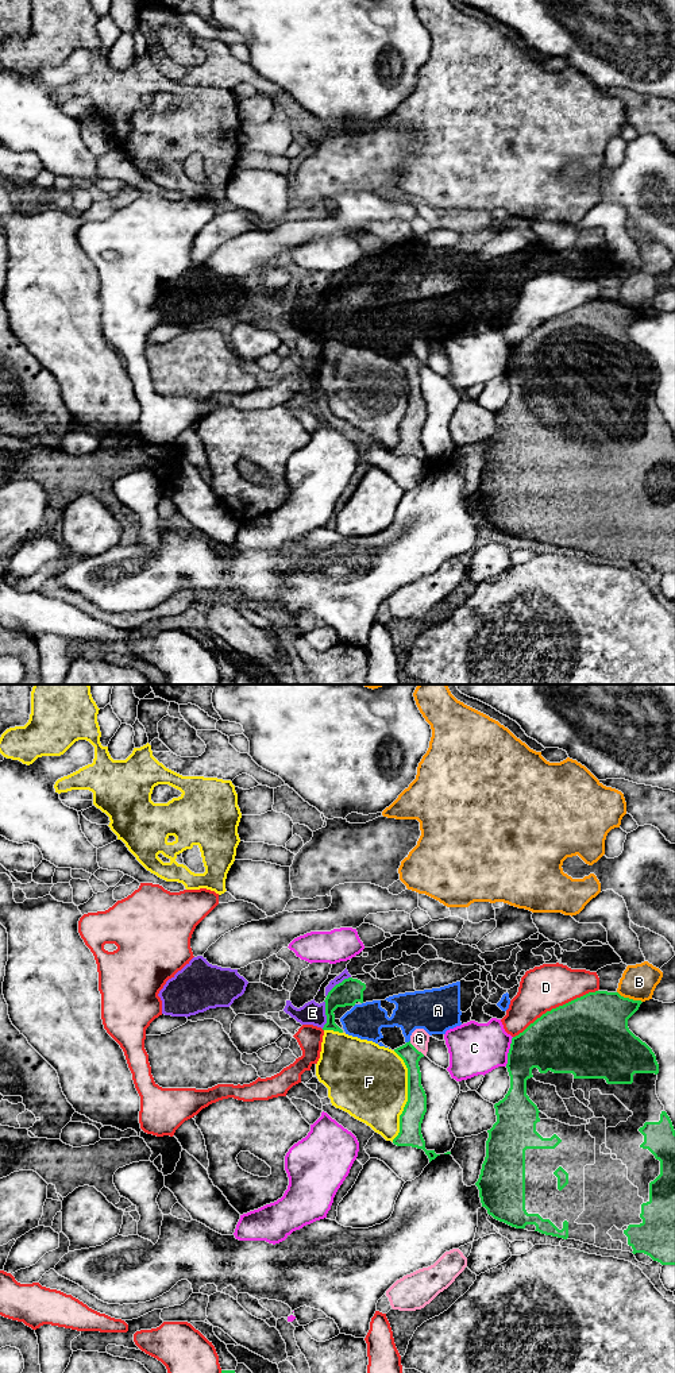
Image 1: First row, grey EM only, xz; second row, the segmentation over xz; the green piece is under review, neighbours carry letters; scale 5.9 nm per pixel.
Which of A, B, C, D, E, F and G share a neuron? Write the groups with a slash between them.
A E / B / C / D / F / G

